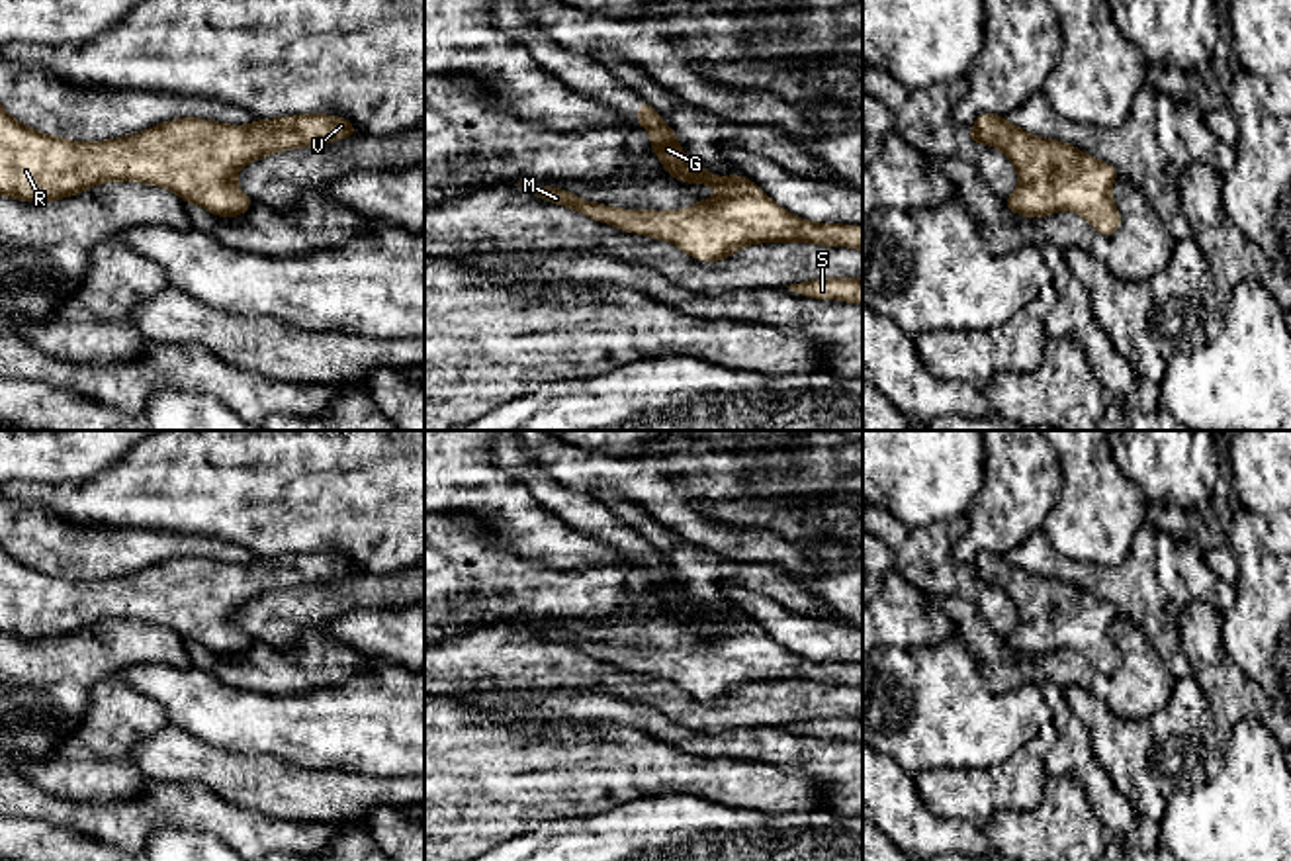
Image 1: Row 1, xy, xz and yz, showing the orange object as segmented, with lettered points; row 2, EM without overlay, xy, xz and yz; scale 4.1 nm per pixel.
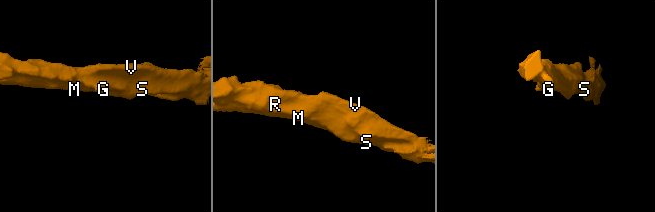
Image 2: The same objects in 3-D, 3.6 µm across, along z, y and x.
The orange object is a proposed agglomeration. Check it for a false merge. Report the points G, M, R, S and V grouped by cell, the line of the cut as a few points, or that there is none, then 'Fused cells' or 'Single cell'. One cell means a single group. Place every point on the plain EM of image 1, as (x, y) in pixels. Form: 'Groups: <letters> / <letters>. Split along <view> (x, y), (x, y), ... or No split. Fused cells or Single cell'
Groups: G M R S V. No split. Single cell

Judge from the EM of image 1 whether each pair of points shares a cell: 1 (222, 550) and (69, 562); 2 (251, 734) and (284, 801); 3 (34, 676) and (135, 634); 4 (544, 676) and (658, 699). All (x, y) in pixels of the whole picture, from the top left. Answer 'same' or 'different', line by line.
1: same
2: different
3: same
4: same

